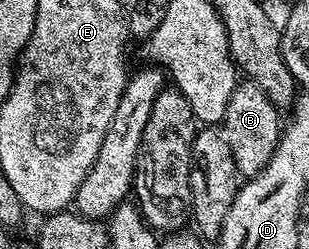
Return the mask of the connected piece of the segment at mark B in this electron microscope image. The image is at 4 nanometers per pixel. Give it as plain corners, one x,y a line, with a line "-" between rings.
248,81
238,82
231,93
231,101
227,101
227,113
223,124
223,134
227,145
231,145
231,153
235,157
238,176
252,177
257,175
271,161
281,140
283,119
279,116
279,109
259,85

